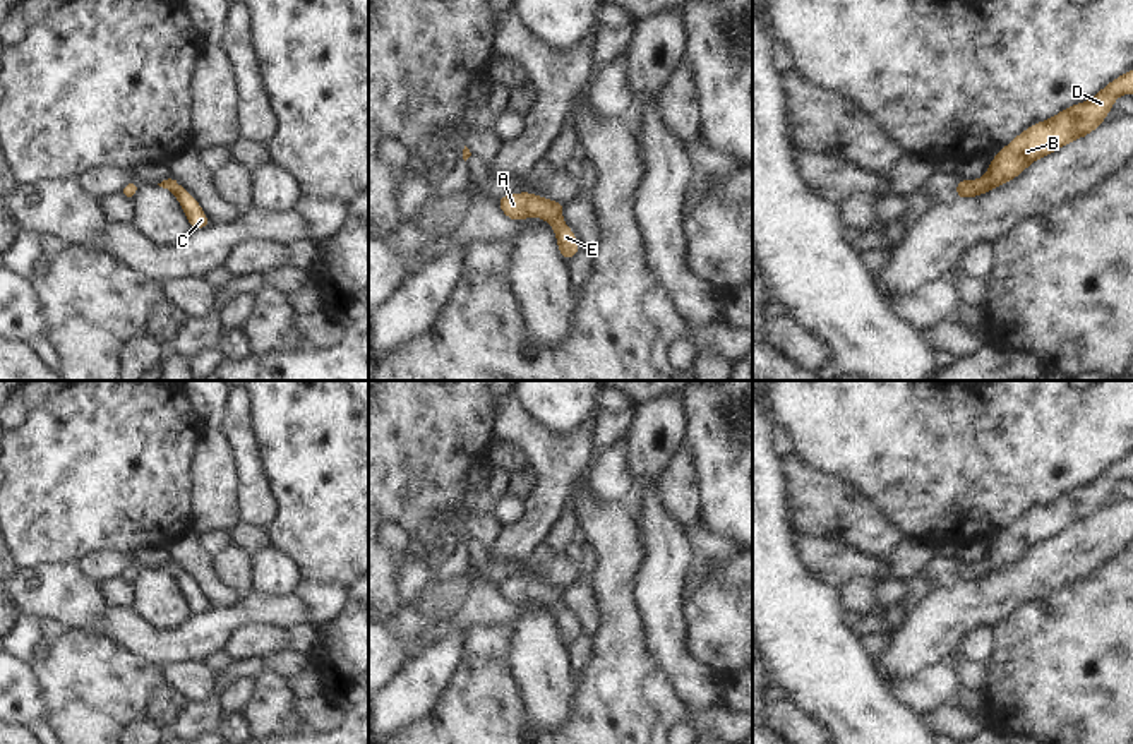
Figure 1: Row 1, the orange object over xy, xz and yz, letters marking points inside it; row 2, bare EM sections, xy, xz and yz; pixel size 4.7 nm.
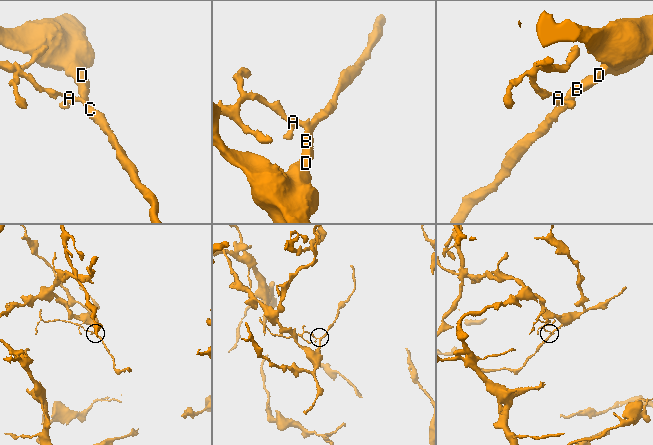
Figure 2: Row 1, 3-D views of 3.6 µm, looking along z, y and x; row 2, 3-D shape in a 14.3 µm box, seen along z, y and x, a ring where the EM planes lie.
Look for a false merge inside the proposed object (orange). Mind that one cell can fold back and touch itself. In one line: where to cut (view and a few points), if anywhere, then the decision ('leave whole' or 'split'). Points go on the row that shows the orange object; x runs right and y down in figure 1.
no cut; leave whole

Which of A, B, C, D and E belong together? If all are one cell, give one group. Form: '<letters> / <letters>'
A B C D E

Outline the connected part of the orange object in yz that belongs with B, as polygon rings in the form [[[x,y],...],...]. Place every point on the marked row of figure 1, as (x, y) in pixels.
[[[1133,70],[1112,79],[1085,103],[1076,103],[1049,120],[1037,122],[1018,134],[991,159],[991,166],[979,180],[958,180],[956,199],[979,197],[1016,178],[1035,159],[1094,132],[1112,110],[1118,96],[1133,94]]]

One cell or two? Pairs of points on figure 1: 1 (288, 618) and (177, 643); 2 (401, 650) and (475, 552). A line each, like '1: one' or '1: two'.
1: one
2: two

